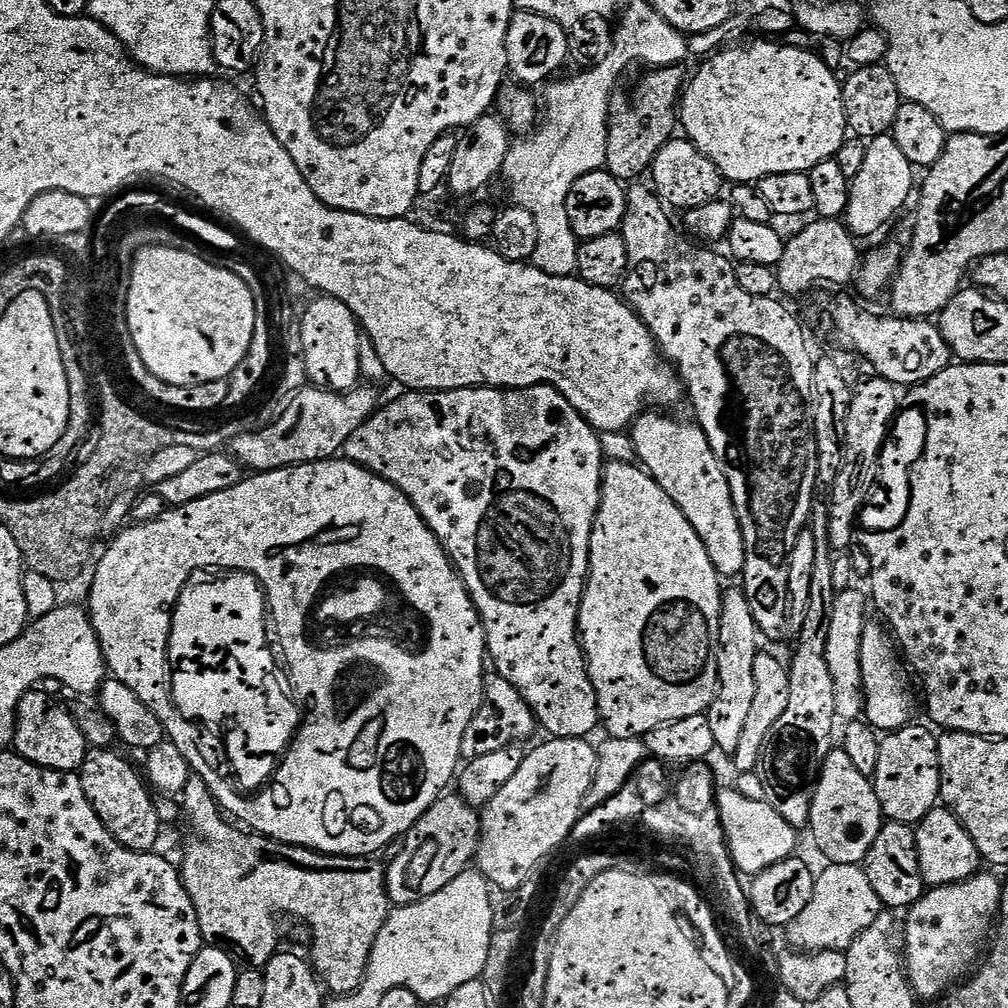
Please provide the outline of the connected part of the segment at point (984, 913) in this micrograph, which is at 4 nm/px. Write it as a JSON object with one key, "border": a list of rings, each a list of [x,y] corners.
{"border":[[[984,870],[957,884],[925,891],[907,909],[908,925],[906,922],[902,928],[906,975],[917,997],[945,995],[961,979],[959,976],[981,959],[980,947],[998,920],[1001,893],[999,878]]]}

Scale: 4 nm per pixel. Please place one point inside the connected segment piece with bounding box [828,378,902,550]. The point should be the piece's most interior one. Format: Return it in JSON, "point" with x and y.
{"point":[875,405]}

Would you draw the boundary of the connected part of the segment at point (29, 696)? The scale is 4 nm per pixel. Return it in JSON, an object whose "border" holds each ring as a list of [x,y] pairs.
{"border":[[[40,691],[26,693],[20,703],[16,714],[15,743],[18,745],[18,751],[30,762],[43,768],[79,773],[90,751],[84,731],[65,705],[63,708],[58,701],[51,700],[46,693]]]}

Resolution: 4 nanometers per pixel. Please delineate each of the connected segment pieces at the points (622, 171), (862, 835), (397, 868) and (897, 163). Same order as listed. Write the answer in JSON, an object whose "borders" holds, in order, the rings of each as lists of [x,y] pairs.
{"borders":[[[[681,65],[651,69],[640,82],[634,96],[630,96],[617,90],[613,92],[611,102],[608,104],[608,130],[607,130],[607,162],[605,169],[612,176],[619,178],[622,182],[637,181],[651,169],[653,158],[657,156],[658,150],[673,139],[679,127],[679,103],[683,96],[686,83],[686,72]]],[[[842,750],[832,751],[820,772],[820,781],[816,783],[810,821],[810,833],[824,851],[824,860],[834,864],[863,865],[870,846],[874,846],[885,823],[873,781],[854,766],[850,754]]],[[[459,794],[441,795],[428,809],[418,818],[418,822],[403,837],[404,845],[400,853],[389,863],[386,868],[386,883],[393,905],[413,904],[419,900],[431,900],[436,897],[442,886],[450,886],[458,874],[469,871],[470,865],[475,861],[476,851],[480,848],[480,817],[481,813],[475,807],[468,804],[464,797]]],[[[891,134],[874,136],[867,141],[866,158],[863,159],[862,170],[848,185],[849,204],[842,217],[853,237],[872,236],[882,231],[903,210],[904,203],[911,196],[913,199],[912,172],[914,165],[906,154],[902,154]]]]}

